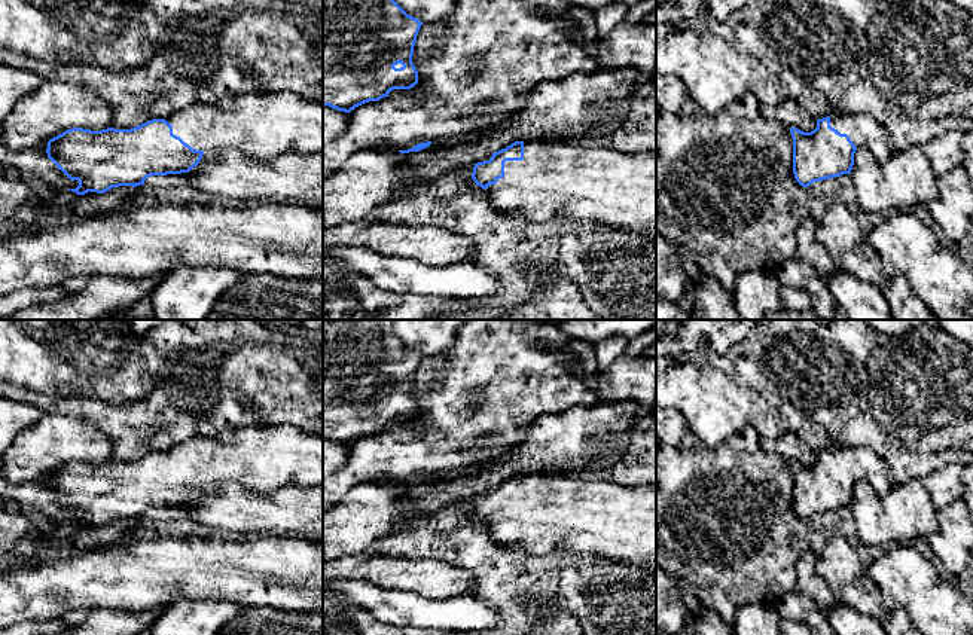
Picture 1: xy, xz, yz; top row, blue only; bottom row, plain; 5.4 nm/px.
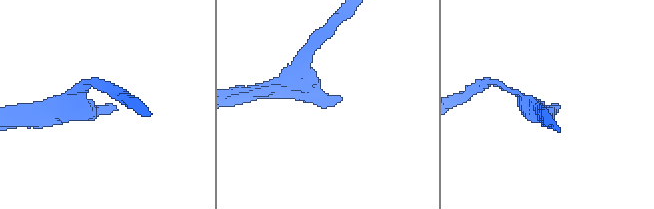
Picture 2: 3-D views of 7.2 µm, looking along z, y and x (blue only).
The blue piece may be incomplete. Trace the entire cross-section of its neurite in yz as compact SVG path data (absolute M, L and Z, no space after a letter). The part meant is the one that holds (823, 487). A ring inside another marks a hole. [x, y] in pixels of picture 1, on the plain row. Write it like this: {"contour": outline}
{"contour": "M833 446L818 452L817 461L811 465L790 461L790 467L793 507L803 520L850 507L858 480L869 482L879 497L894 486L890 465L864 448Z"}

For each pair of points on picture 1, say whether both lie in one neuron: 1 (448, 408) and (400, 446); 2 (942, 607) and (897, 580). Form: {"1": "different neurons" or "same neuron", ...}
{"1": "same neuron", "2": "same neuron"}

